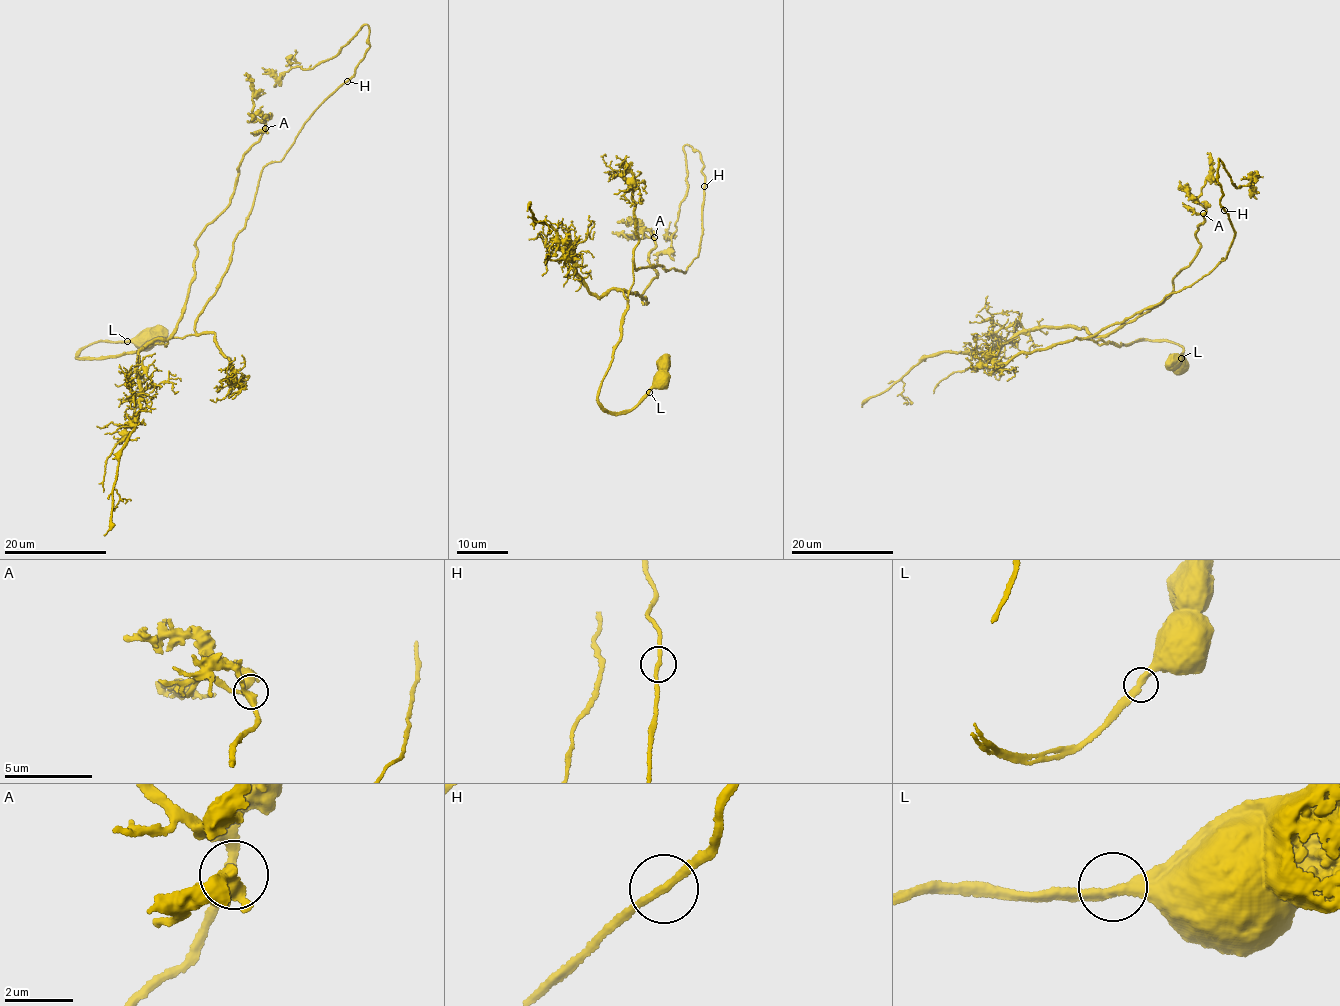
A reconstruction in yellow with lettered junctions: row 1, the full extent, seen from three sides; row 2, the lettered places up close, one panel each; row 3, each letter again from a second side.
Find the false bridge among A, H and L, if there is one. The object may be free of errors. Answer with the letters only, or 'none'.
L

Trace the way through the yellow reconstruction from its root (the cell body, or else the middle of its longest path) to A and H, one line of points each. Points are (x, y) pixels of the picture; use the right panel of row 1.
A: (1180, 363), (1183, 348), (1171, 340), (1119, 346), (1100, 338), (1171, 295), (1174, 278), (1200, 247), (1203, 213)
H: (1180, 363), (1183, 348), (1171, 340), (1119, 346), (1085, 339), (1184, 288), (1226, 257), (1235, 233), (1224, 210)

